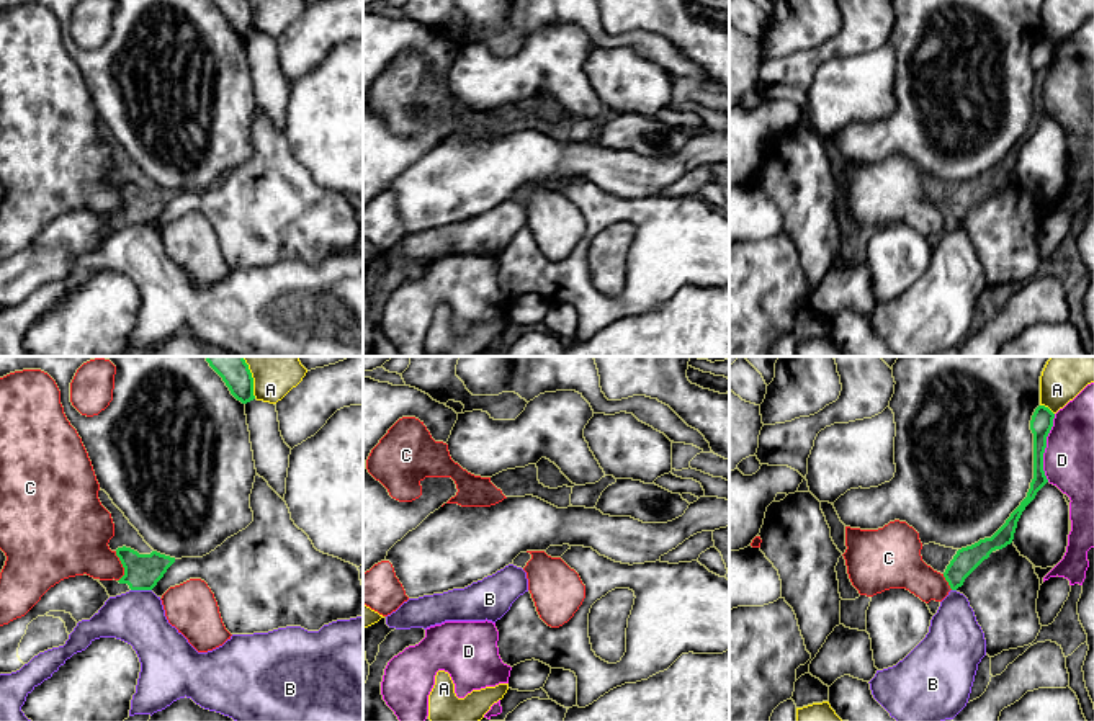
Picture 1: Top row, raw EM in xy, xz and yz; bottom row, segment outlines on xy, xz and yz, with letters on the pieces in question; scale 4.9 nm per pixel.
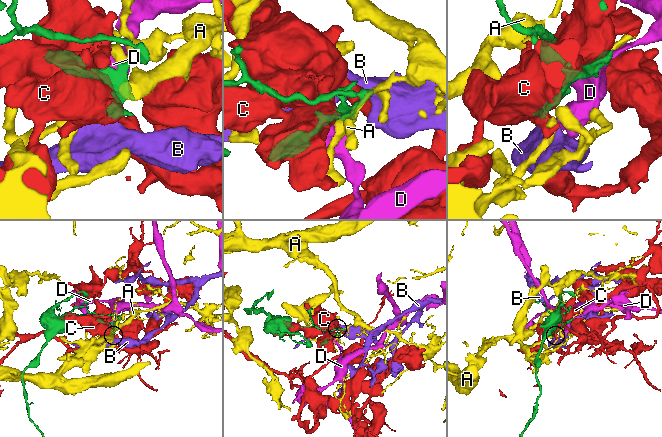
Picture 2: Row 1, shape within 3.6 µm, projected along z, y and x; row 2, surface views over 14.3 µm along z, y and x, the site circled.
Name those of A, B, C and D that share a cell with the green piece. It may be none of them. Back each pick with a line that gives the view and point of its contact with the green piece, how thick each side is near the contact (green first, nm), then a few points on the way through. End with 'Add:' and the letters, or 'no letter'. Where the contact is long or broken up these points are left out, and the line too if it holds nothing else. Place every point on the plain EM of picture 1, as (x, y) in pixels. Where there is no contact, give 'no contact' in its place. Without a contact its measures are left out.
Add: no letter

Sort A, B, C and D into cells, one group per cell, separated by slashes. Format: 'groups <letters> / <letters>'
groups A / B / C / D

